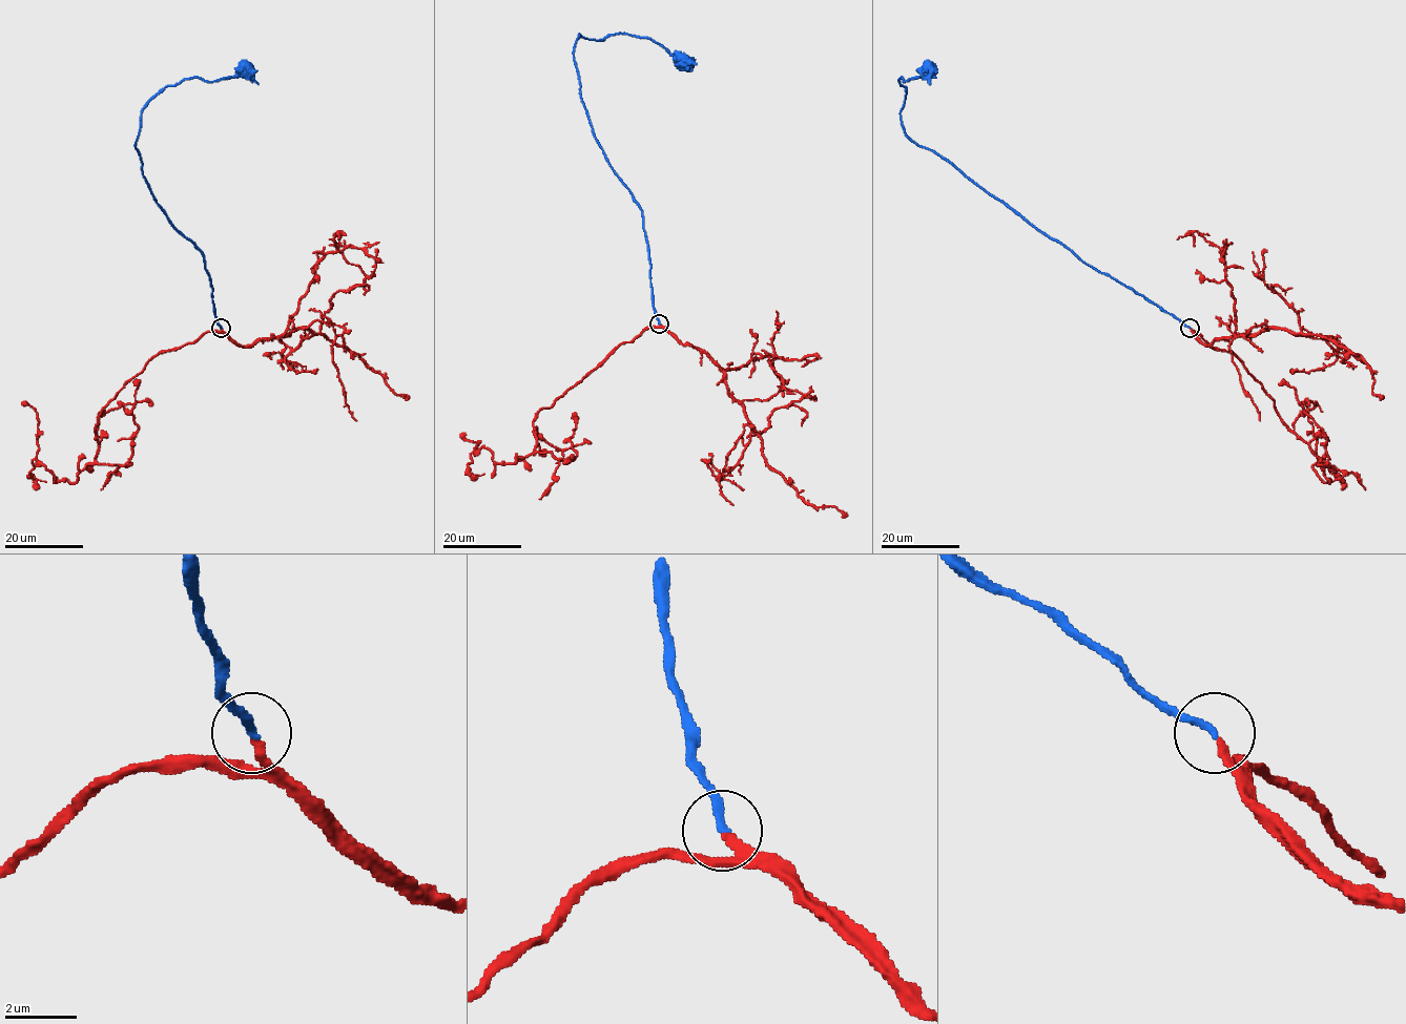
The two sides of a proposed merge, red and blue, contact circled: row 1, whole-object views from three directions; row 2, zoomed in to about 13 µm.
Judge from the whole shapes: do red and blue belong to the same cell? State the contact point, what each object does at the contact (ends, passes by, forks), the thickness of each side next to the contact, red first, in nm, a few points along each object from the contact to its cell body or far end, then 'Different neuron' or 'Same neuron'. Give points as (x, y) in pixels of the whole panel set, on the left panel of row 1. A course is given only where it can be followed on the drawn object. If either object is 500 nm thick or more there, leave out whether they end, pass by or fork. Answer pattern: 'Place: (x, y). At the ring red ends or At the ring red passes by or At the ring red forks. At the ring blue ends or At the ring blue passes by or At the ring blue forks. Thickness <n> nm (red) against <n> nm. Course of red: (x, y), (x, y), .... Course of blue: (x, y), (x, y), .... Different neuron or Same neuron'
Place: (221, 328). At the ring red ends. At the ring blue ends. Thickness 220 nm (red) against 220 nm. Course of red: (221, 328), (161, 351), (124, 385), (76, 482), (54, 482), (37, 459), (38, 413), (22, 402). Course of blue: (221, 328), (204, 257), (156, 202), (135, 142), (141, 110), (164, 88), (245, 70). Same neuron

